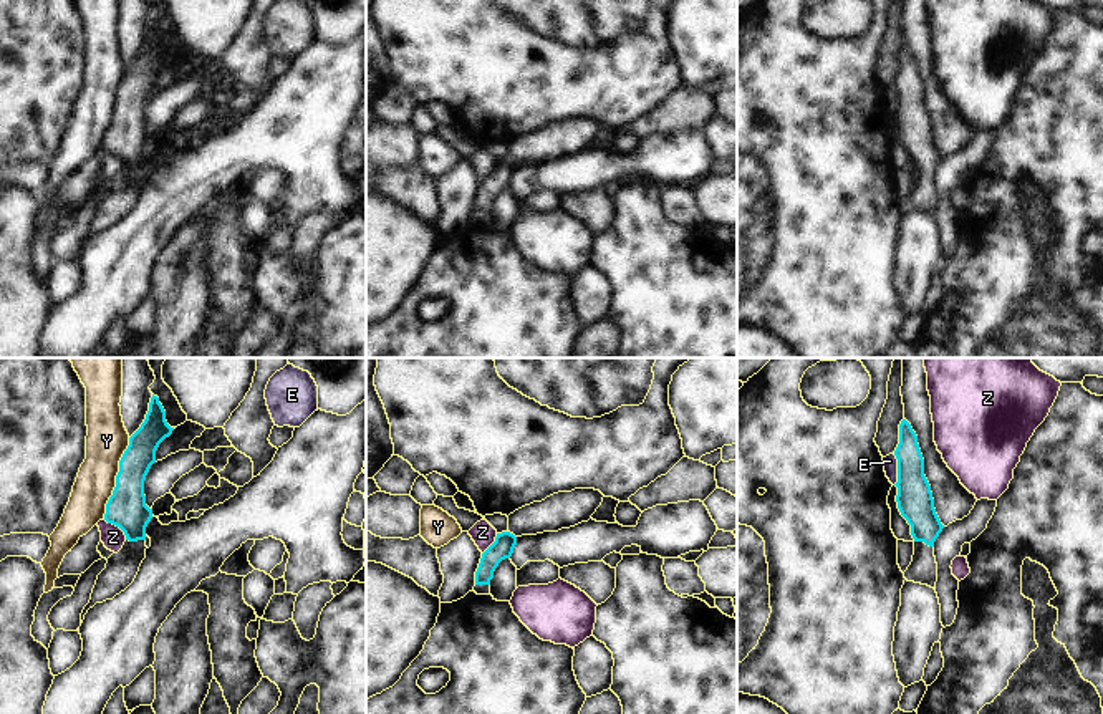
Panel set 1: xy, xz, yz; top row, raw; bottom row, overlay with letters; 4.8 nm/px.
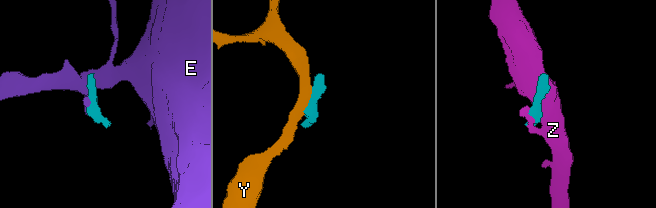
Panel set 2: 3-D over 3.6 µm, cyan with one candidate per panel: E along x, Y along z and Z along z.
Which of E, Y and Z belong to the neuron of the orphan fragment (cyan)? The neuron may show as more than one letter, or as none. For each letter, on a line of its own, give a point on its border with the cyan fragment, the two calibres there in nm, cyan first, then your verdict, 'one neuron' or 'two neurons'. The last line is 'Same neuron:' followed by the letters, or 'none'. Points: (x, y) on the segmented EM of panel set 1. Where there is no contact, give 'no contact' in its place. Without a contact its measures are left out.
E: contact yz (898, 469); calibres 180 and 70 nm; two neurons
Y: contact xy (116, 477); calibres 190 and 200 nm; two neurons
Z: contact xy (116, 525); calibres 190 and 110 nm; two neurons
Same neuron: none

